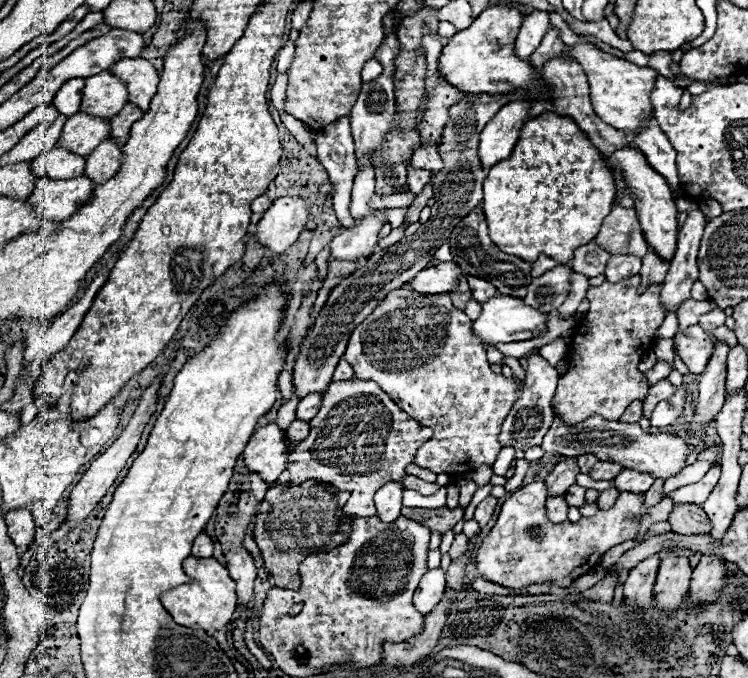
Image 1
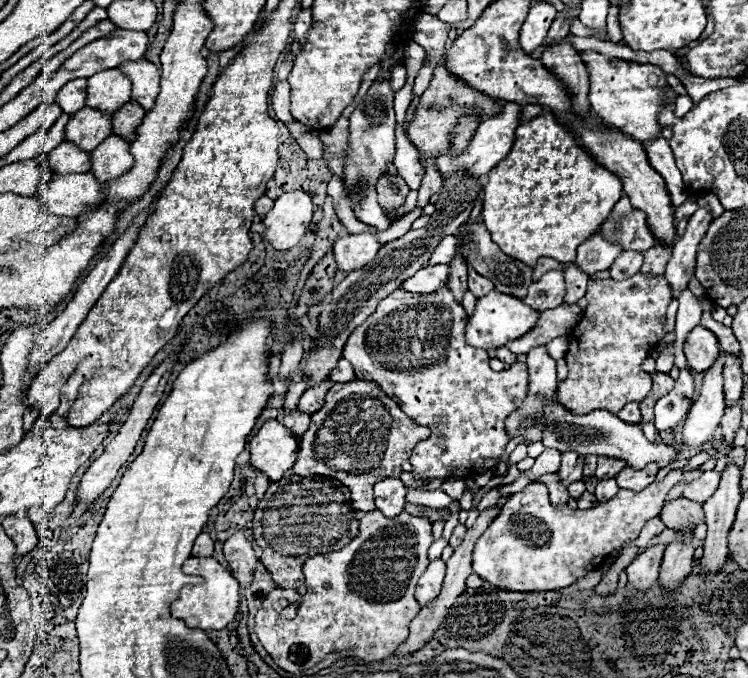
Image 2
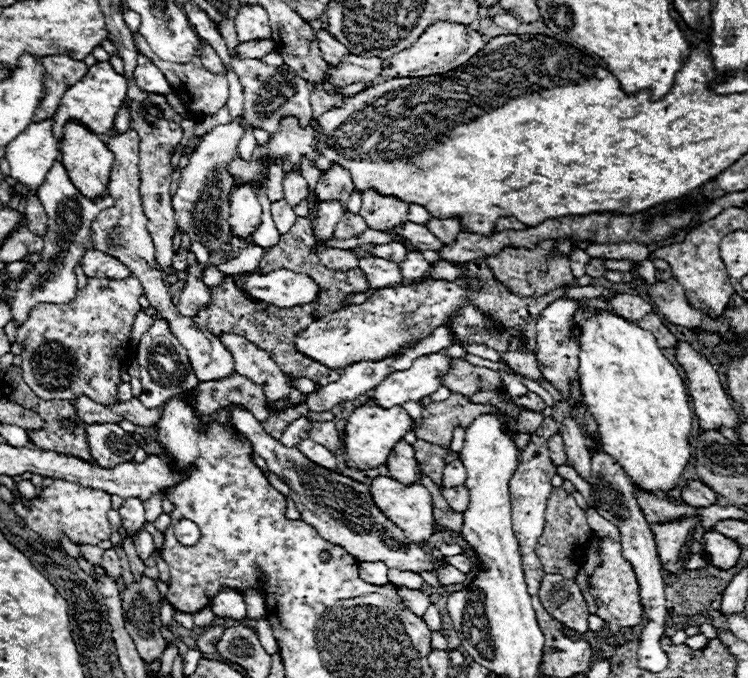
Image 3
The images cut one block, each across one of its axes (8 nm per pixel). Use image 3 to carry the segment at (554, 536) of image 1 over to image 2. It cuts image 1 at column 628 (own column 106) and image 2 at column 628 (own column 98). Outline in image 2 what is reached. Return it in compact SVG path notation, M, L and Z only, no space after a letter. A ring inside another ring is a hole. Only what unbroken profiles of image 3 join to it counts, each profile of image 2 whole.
M694 468L688 472L672 470L672 472L668 472L668 476L662 482L652 482L642 492L620 490L610 502L598 504L592 510L578 510L576 514L568 506L564 506L562 510L556 510L548 500L548 488L542 482L532 482L522 492L516 492L506 500L498 518L478 538L478 542L474 546L474 554L472 554L472 570L482 580L486 580L506 592L550 592L550 590L566 588L566 586L574 584L578 578L586 576L590 570L598 568L598 564L602 564L602 560L614 548L618 548L626 542L634 542L638 538L642 526L660 514L664 496L676 484L696 480L696 476L700 476L700 472L704 472L704 470L700 470L700 468Z

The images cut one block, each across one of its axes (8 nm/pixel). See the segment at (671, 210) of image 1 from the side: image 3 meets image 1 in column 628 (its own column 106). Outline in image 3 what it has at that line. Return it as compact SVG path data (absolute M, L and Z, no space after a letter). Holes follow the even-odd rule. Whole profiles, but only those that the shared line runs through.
M68 124L68 128L64 128L60 152L62 152L62 164L66 172L70 174L72 184L76 184L76 188L84 196L104 198L108 194L110 166L112 166L114 154L108 150L108 146L98 136L92 136L92 132L88 132L86 128L80 128L80 124Z

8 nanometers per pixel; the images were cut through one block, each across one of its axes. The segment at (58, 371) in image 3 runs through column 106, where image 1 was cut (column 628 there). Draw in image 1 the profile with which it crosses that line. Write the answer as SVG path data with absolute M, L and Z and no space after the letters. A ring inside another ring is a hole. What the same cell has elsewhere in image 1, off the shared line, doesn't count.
M632 276L616 284L604 282L588 288L590 310L576 336L572 336L568 372L560 376L552 398L552 410L566 424L580 424L580 420L596 414L606 420L618 420L632 400L644 400L648 394L648 384L638 364L654 346L654 334L664 322L666 310L660 306L662 284L650 286L644 294L636 292L638 284L640 276Z

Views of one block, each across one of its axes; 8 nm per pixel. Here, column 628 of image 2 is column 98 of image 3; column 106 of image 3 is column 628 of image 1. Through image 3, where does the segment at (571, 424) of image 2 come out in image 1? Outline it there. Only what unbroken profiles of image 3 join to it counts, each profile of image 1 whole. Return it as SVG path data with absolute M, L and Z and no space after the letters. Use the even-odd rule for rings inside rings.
M592 416L576 426L568 426L560 418L556 418L548 430L548 436L544 436L544 442L540 444L540 448L544 452L552 452L560 456L594 454L600 460L612 460L624 468L648 472L652 474L654 480L658 478L668 480L676 476L680 470L686 468L686 460L690 456L690 444L672 432L652 434L652 432L644 432L638 422L624 424L624 422L604 420L600 416Z

